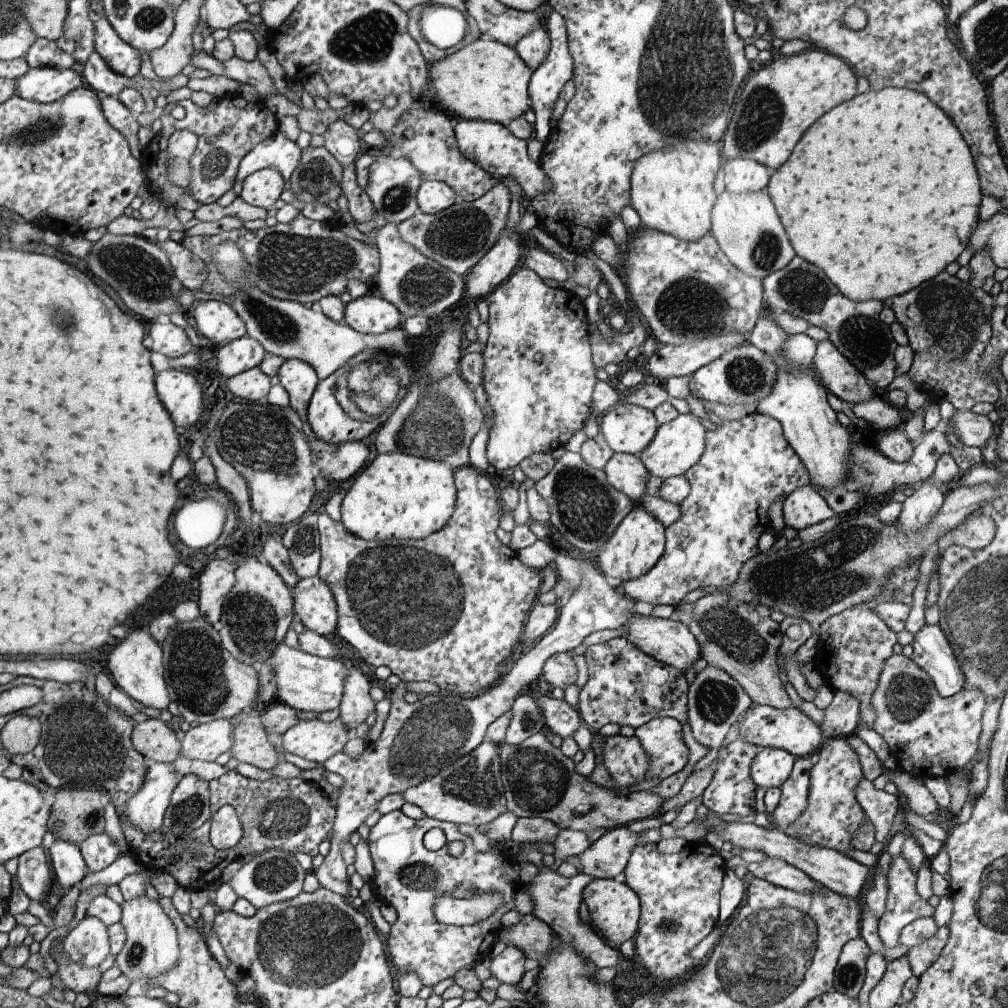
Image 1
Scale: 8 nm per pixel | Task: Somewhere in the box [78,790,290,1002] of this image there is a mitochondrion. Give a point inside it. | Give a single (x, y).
(137, 953)

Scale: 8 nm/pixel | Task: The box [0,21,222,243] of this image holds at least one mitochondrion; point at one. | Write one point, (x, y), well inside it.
(45, 126)

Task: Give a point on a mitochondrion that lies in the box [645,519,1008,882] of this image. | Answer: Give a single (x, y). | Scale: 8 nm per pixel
(826, 572)

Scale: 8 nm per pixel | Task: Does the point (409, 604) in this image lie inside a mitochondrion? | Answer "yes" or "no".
yes

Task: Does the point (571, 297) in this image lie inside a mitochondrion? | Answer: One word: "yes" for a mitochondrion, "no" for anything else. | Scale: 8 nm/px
no

